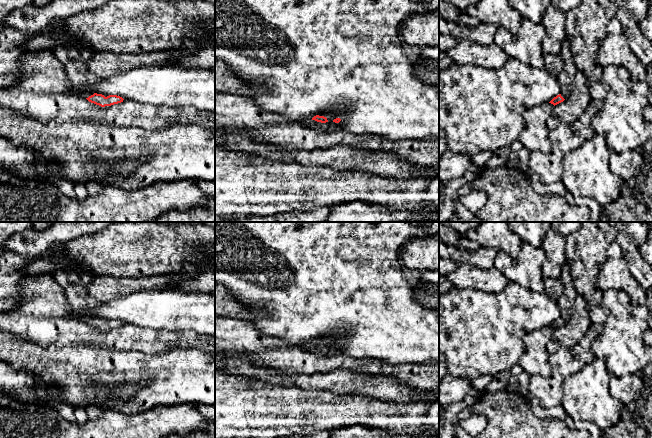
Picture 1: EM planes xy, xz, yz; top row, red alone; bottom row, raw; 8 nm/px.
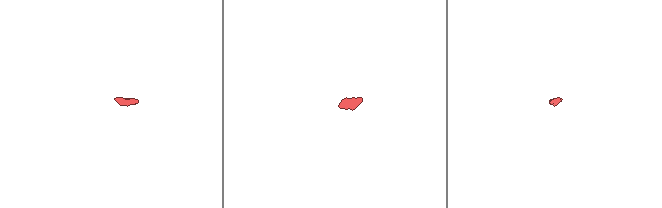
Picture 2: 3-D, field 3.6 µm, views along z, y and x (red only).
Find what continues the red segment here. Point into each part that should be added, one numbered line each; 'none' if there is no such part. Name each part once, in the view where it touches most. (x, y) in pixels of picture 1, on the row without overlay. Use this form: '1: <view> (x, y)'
1: xz (328, 350)

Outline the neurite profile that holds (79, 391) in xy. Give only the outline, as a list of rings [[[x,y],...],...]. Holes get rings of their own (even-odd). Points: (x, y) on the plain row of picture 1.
[[[0,330],[0,359],[16,369],[34,372],[36,379],[51,382],[65,391],[59,401],[76,407],[98,405],[126,415],[143,412],[154,405],[176,406],[185,403],[202,403],[215,406],[215,354],[196,349],[172,349],[158,353],[141,351],[108,350],[91,346],[41,347],[27,339]],[[121,384],[139,386],[140,390],[130,400],[112,400],[107,390],[96,390],[95,386],[118,386]]]

